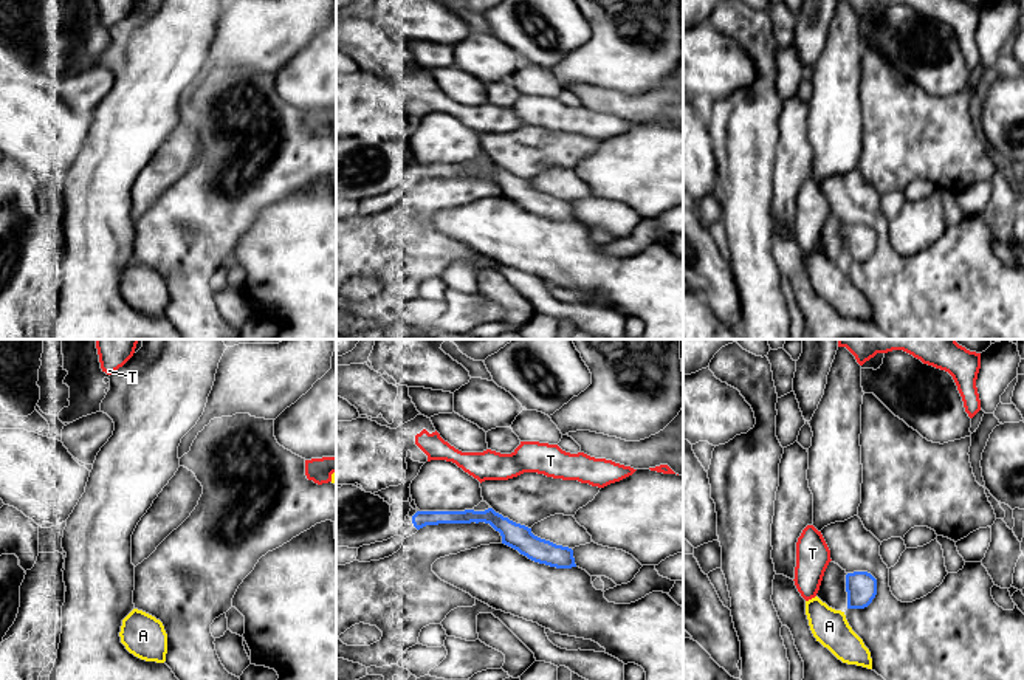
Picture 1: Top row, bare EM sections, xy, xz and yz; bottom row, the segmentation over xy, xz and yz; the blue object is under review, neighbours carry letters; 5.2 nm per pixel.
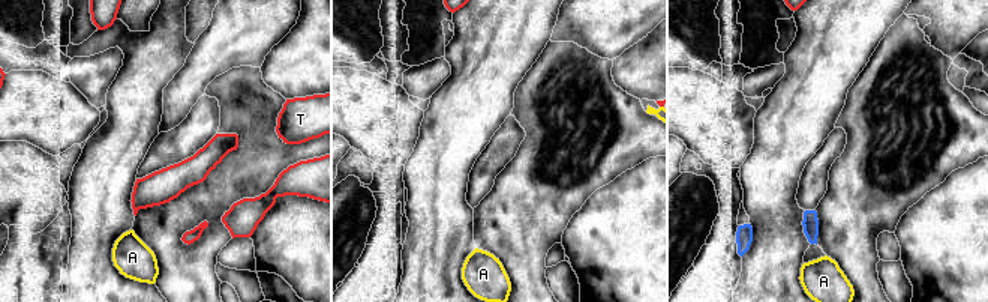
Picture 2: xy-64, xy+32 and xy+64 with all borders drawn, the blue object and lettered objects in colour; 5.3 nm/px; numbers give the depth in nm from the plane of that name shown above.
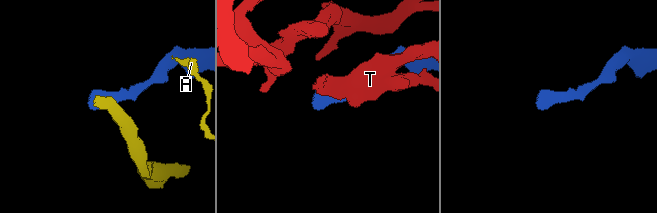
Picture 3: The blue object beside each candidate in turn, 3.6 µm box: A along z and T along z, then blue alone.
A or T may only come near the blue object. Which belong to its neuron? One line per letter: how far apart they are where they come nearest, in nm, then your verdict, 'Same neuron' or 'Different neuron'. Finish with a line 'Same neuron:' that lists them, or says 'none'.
A: Distance 30 nm. Different neuron
T: Distance 110 nm. Different neuron
Same neuron: none

